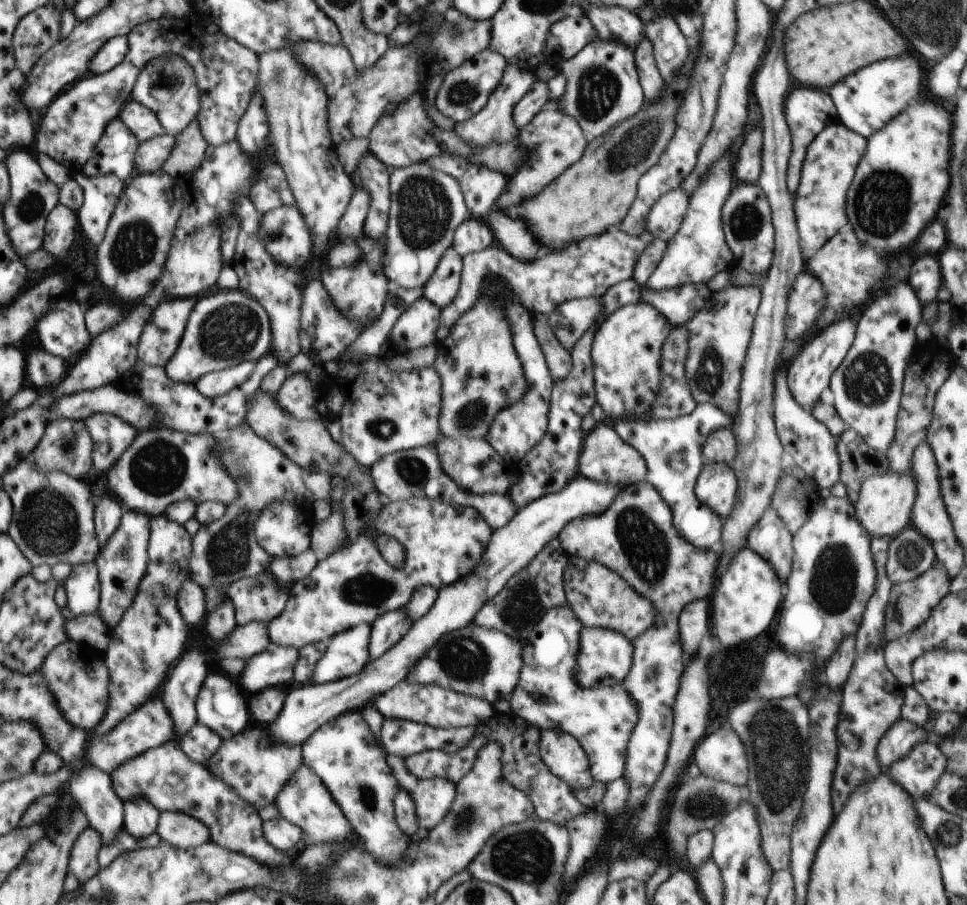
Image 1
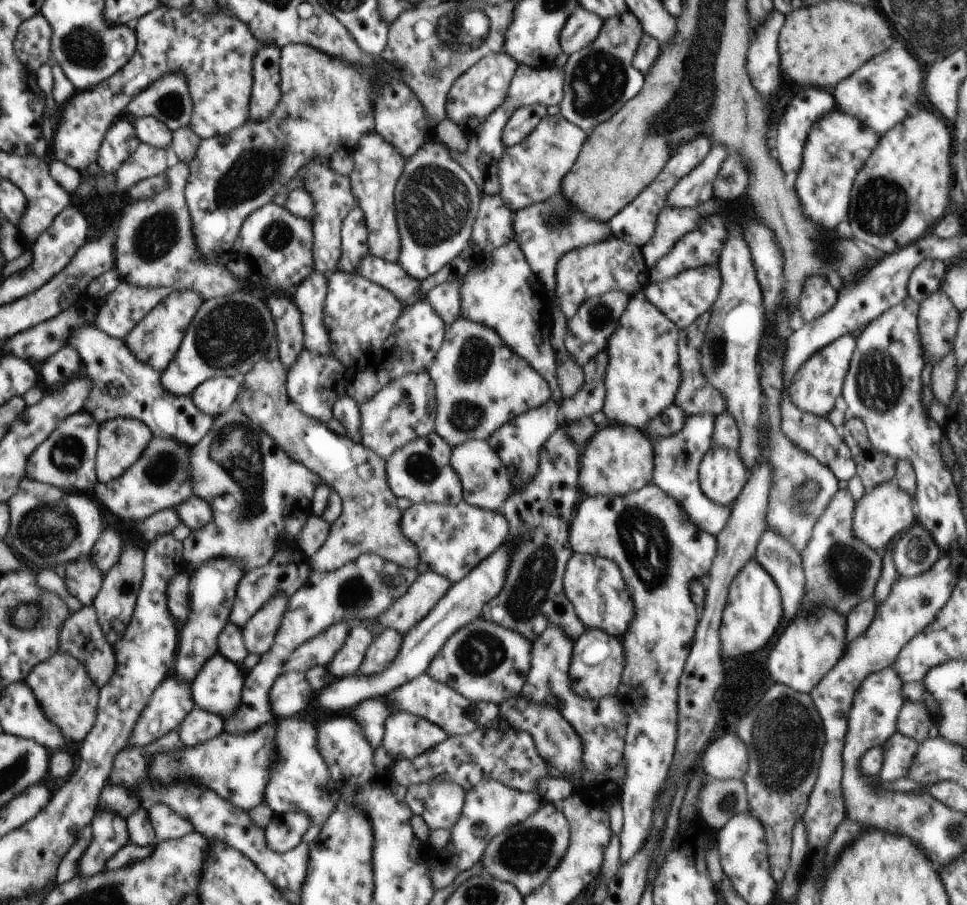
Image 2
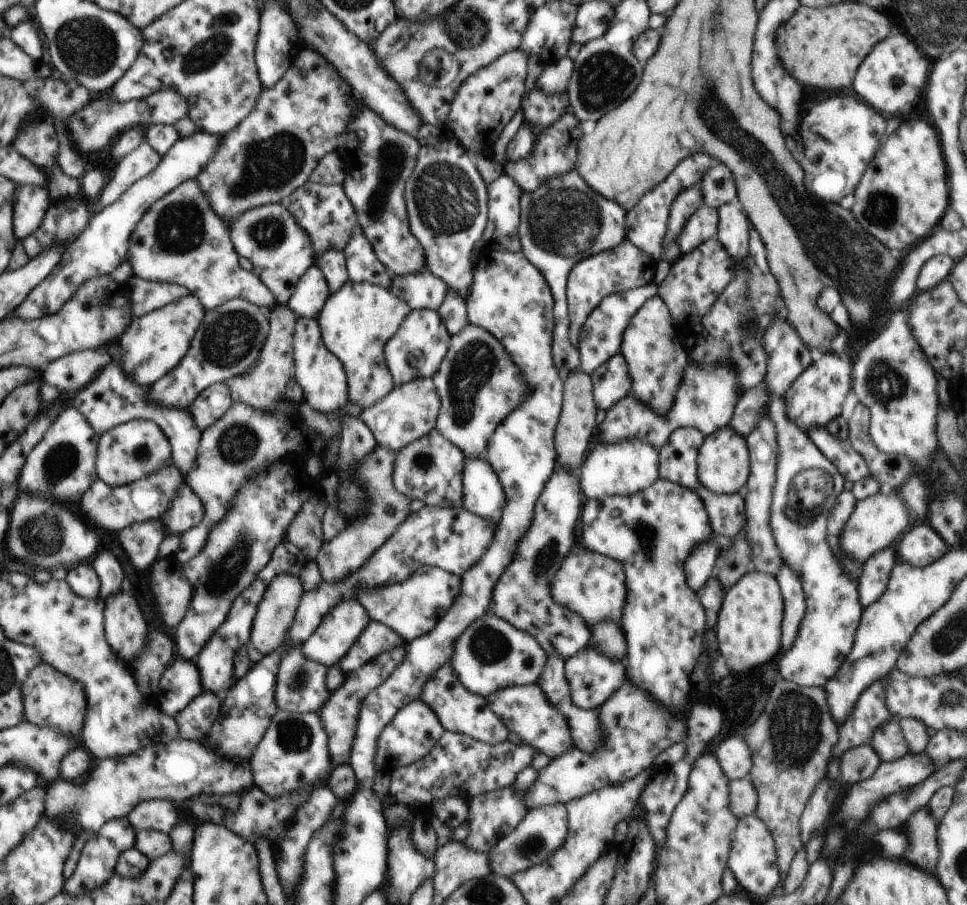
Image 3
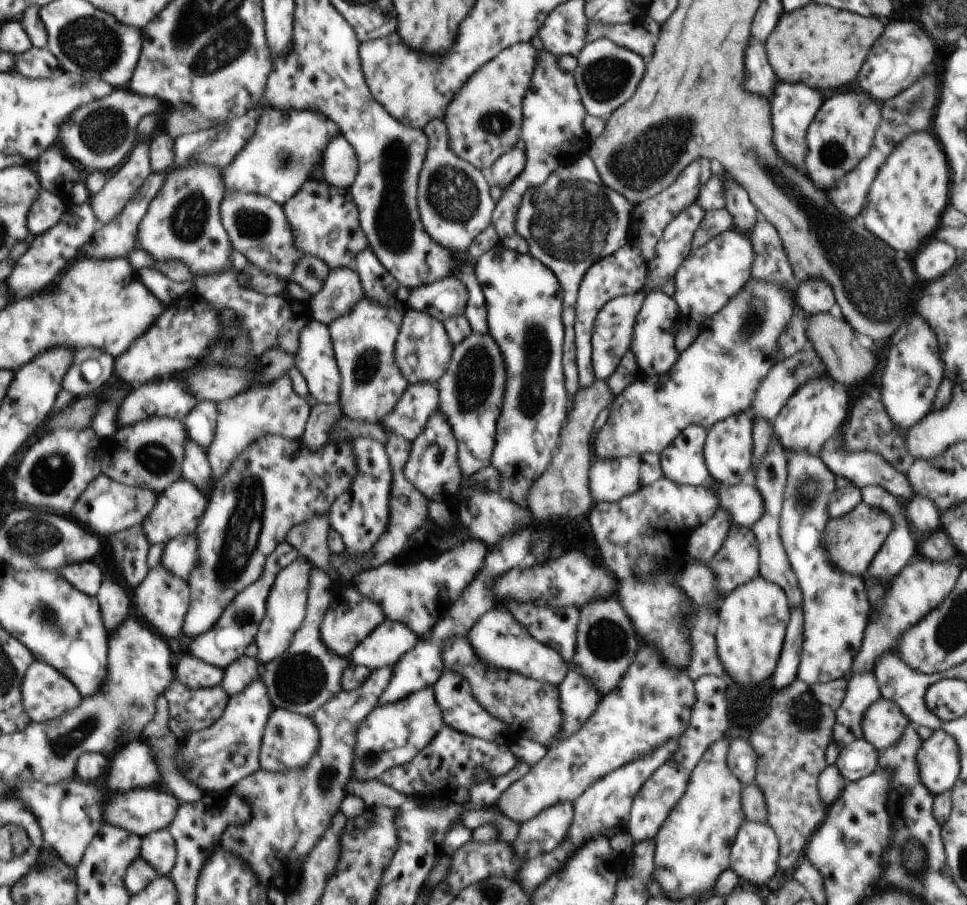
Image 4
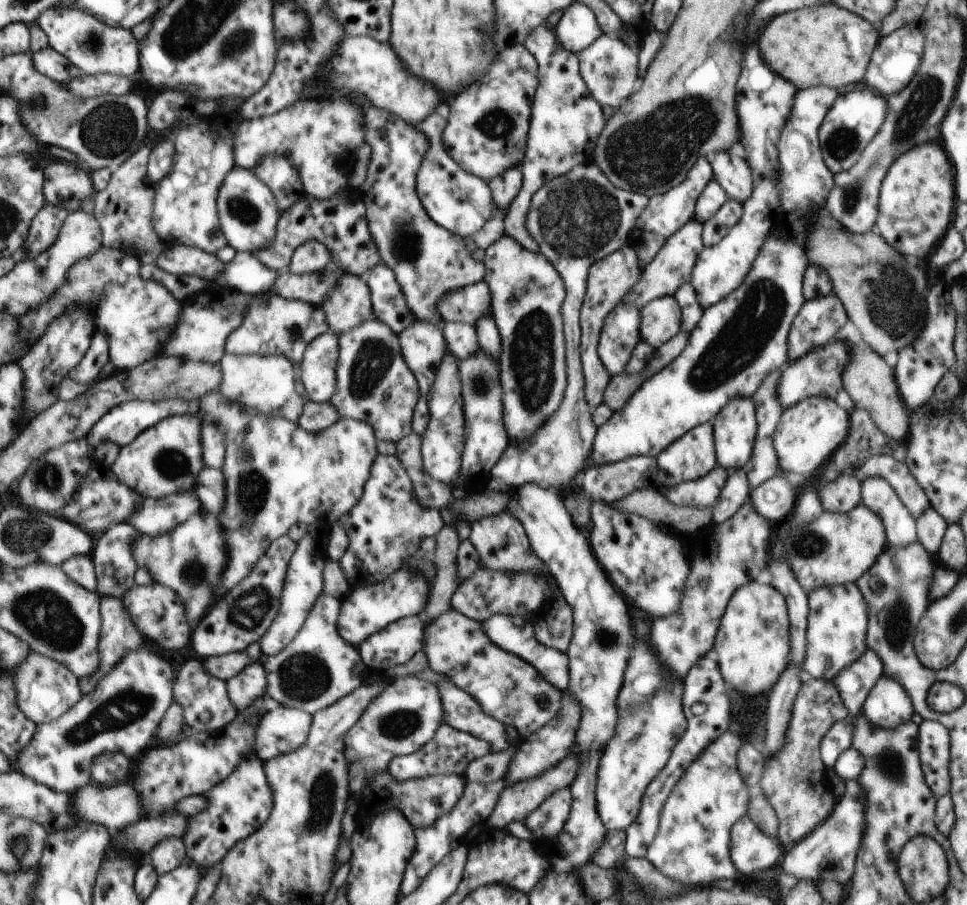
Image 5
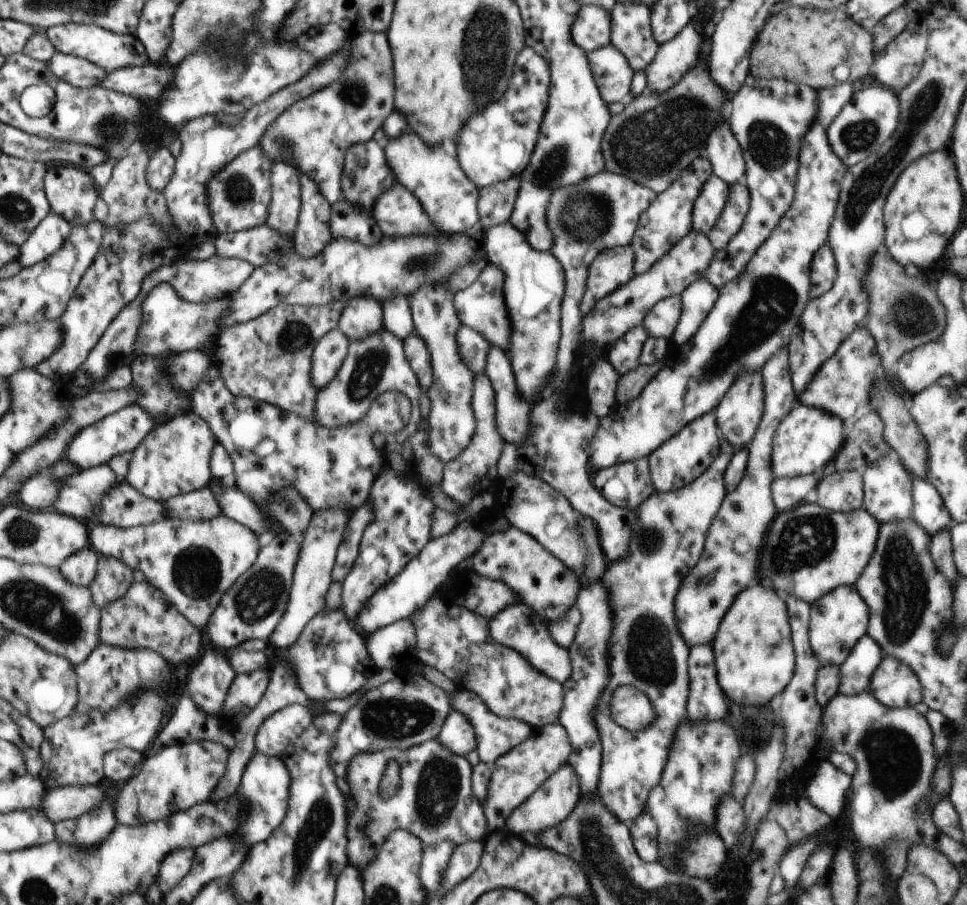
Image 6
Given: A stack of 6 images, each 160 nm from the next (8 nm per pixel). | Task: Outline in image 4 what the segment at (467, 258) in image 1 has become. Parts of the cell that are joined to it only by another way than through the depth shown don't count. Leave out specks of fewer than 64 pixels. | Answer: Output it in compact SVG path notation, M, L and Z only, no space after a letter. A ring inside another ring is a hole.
M629 243L619 248L614 254L602 257L599 261L596 261L583 276L577 296L574 325L577 369L581 387L589 387L596 380L591 359L591 334L597 314L608 301L642 291L647 281L647 272L647 261L642 256L640 249Z

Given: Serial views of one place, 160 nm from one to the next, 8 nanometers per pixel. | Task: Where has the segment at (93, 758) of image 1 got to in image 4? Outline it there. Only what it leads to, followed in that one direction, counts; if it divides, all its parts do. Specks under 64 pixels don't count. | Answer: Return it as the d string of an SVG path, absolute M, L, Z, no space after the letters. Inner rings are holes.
M186 654L178 663L178 680L182 687L189 689L220 685L225 677L225 669L207 663L205 660Z

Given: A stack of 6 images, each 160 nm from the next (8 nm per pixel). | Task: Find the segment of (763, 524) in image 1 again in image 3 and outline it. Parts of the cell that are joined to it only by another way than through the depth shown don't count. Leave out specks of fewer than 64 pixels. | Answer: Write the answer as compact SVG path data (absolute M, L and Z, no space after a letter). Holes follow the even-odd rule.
M782 562L776 580L783 596L781 649L790 650L805 614L804 590L798 574L786 562Z

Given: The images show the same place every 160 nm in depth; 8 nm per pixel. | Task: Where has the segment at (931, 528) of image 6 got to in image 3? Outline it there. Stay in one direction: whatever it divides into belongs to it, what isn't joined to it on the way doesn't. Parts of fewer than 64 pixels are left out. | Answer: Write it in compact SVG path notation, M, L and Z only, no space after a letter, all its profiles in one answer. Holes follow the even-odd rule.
M824 426L810 428L806 430L806 434L818 451L822 452L822 456L836 466L846 481L856 483L862 478L870 477L870 470L864 458L854 451L847 440L841 441Z

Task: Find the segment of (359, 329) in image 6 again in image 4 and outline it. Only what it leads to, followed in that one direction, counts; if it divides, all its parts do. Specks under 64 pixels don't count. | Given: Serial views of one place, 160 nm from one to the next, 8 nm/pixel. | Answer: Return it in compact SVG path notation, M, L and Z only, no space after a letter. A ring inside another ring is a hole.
M333 268L309 305L314 320L330 326L333 320L348 314L364 296L360 277L354 268Z

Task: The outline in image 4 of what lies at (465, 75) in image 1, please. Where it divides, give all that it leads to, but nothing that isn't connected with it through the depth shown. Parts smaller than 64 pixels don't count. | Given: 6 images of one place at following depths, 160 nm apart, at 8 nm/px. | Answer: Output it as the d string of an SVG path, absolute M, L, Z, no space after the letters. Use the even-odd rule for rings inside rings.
M516 43L505 48L491 61L484 63L457 92L447 106L443 121L447 126L449 147L454 154L472 163L476 168L484 170L490 168L504 153L516 148L521 139L523 121L523 100L531 85L533 70L537 63L538 45L530 43Z

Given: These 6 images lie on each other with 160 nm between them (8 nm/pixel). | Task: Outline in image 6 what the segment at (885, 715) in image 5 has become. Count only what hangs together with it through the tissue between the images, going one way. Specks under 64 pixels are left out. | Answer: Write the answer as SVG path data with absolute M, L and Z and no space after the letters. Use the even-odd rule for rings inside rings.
M884 655L874 670L868 690L891 709L914 707L923 700L920 679L907 664L890 655Z

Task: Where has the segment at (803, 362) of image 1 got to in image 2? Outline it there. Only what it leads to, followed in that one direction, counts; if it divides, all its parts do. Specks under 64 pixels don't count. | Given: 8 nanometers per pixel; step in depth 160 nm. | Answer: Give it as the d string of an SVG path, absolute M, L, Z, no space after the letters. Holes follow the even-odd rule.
M844 334L834 342L830 342L818 352L814 352L805 364L800 366L798 373L792 378L790 384L790 400L802 410L810 412L815 416L825 418L830 410L835 409L834 404L838 396L842 395L842 384L846 377L846 372L850 367L850 360L855 350L855 336Z

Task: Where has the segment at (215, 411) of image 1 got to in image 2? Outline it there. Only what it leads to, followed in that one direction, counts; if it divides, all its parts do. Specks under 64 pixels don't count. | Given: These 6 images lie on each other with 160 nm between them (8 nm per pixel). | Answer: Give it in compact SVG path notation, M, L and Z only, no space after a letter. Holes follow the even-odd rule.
M84 326L74 330L67 344L72 344L86 368L86 376L94 380L94 396L86 400L86 412L90 412L98 423L130 416L140 420L153 436L170 438L193 448L210 431L216 416L204 414L191 396L177 396L162 387L162 372L154 370L150 364L141 362L130 354L125 342L111 338L98 328Z

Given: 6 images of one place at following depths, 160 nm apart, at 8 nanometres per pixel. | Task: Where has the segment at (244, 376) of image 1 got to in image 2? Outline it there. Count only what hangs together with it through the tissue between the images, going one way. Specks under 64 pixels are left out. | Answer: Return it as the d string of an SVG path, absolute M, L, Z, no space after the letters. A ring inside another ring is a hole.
M217 377L206 380L192 395L194 404L210 416L228 411L236 403L241 392L241 379L236 377Z

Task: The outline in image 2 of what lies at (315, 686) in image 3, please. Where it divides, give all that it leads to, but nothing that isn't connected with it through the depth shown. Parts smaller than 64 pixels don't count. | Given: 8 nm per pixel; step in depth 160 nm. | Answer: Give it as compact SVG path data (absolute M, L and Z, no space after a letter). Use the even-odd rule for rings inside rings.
M288 672L274 682L268 696L270 710L274 710L272 714L280 720L302 714L312 702L314 692L310 690L305 672Z

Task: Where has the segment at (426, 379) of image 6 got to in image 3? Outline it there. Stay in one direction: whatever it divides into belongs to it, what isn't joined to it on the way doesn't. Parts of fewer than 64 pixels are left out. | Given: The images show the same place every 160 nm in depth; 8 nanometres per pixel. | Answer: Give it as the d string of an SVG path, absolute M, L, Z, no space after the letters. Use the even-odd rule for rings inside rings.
M412 309L396 334L386 342L384 348L385 364L394 386L398 387L415 379L432 377L448 352L450 338L451 335L444 327L436 310Z

